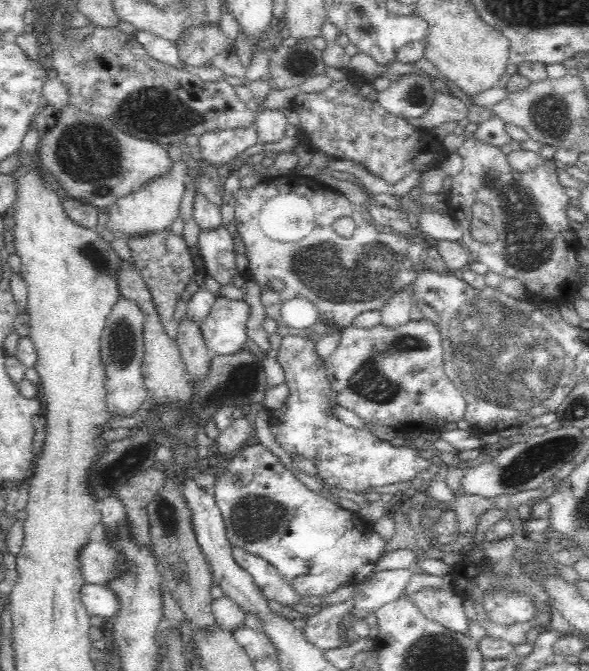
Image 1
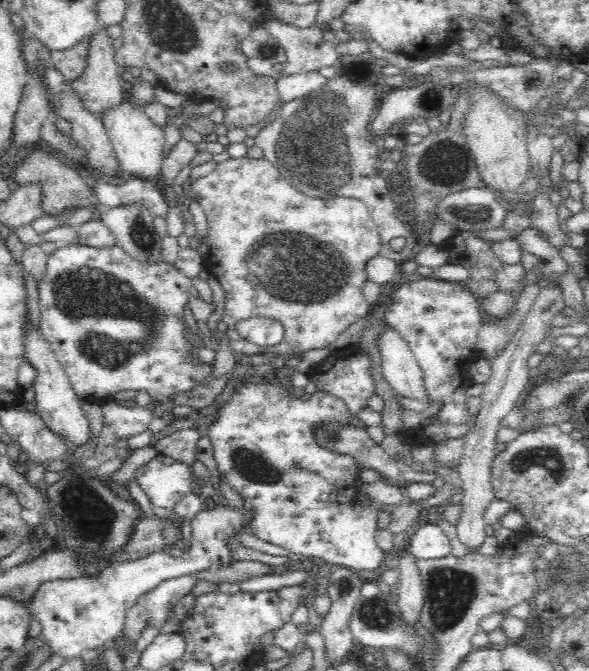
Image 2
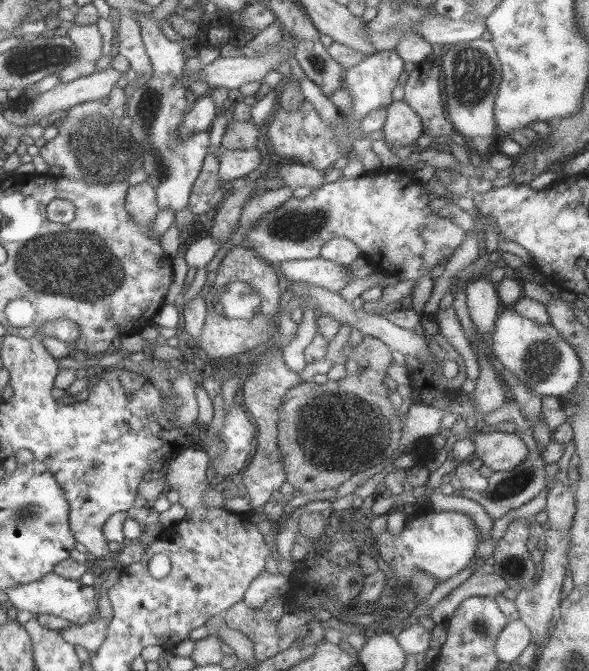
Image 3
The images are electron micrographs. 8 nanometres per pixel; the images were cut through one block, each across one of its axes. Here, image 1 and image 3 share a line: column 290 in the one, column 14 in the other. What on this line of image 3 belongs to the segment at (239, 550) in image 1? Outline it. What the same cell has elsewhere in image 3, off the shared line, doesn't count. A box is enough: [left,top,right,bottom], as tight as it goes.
[8,572,97,625]

